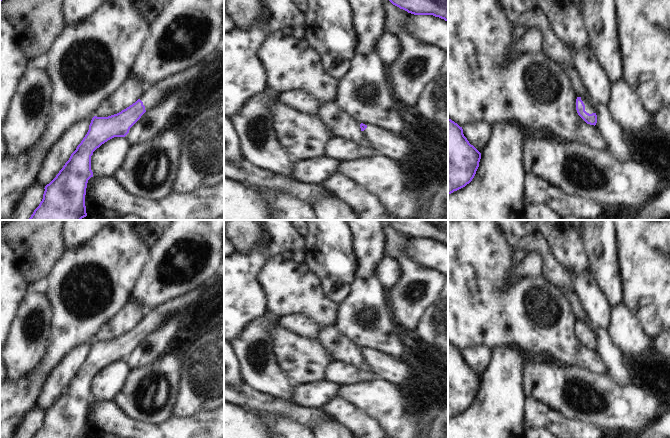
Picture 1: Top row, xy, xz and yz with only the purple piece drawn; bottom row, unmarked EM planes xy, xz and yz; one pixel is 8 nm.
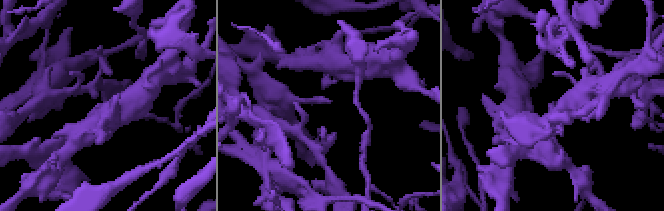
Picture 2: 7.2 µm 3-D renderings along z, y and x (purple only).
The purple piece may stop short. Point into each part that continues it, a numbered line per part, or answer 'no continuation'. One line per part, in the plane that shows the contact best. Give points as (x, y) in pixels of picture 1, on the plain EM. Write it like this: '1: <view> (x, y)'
1: yz (590, 331)

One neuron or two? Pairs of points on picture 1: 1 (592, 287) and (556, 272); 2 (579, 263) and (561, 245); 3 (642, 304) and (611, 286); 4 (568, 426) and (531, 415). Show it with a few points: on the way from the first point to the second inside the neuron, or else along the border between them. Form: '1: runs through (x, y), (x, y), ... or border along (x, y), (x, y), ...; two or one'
1: border along (565, 269), (572, 289), (579, 300); two
2: runs through (575, 259), (565, 249); one
3: border along (620, 270), (623, 302); two
4: runs through (559, 425), (551, 419), (540, 416); one

